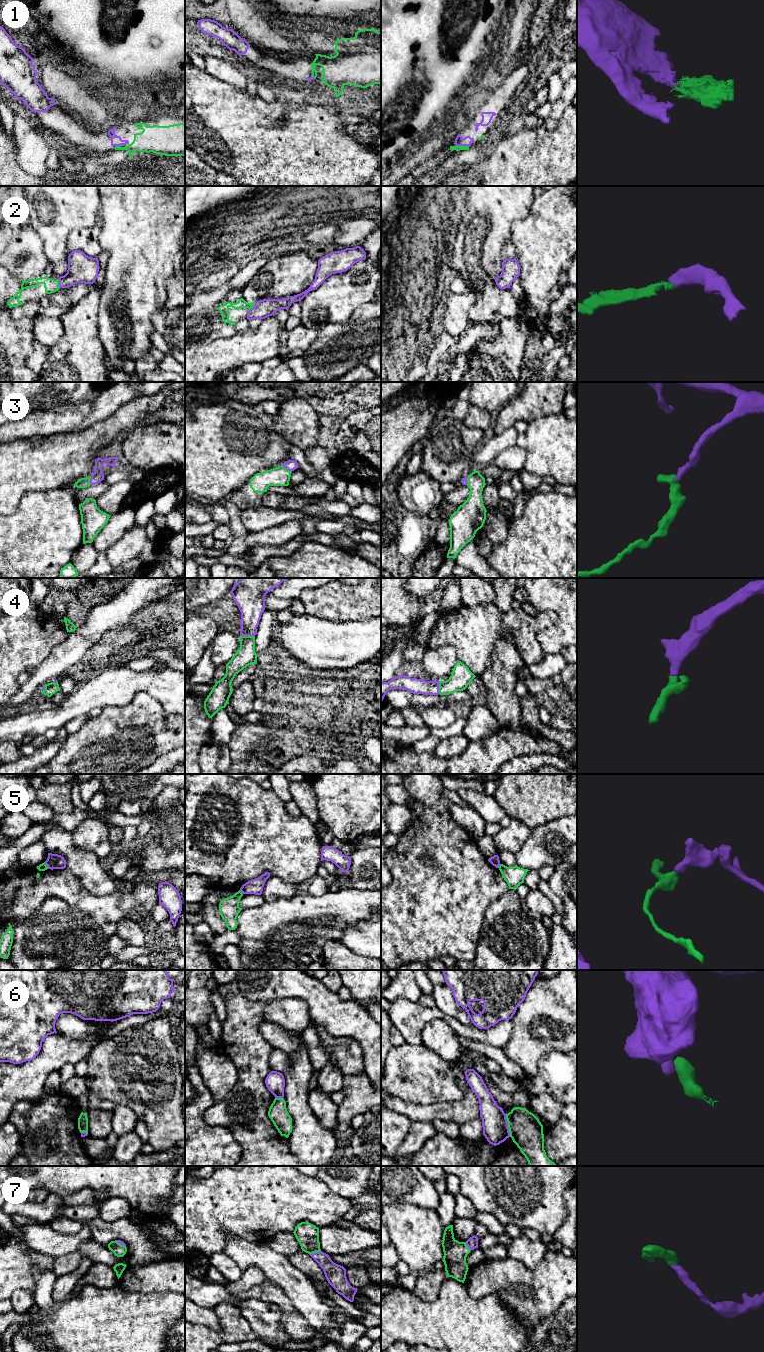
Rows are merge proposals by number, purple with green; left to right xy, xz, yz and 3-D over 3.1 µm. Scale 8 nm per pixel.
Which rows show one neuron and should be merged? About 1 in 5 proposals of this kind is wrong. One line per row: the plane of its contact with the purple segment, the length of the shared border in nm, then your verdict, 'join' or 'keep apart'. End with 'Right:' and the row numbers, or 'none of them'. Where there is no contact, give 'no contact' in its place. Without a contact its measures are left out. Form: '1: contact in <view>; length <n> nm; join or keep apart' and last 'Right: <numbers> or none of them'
1: contact in yz; length 120 nm; join
2: contact in xz; length 90 nm; join
3: contact in xz; length 110 nm; join
4: contact in xz; length 120 nm; join
5: contact in xy; length 70 nm; keep apart
6: contact in yz; length 190 nm; keep apart
7: contact in xz; length 100 nm; join
Right: 1, 2, 3, 4, 7

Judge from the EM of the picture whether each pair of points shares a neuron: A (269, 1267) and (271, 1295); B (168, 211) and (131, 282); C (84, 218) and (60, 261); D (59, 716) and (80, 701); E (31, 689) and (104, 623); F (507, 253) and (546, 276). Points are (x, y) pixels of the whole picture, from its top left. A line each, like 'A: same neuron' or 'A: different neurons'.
A: different neurons
B: same neuron
C: same neuron
D: same neuron
E: same neuron
F: different neurons

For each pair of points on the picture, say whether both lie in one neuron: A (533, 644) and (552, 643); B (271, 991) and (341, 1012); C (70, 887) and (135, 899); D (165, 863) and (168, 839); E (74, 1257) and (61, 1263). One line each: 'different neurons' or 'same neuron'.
A: different neurons
B: same neuron
C: same neuron
D: different neurons
E: same neuron

